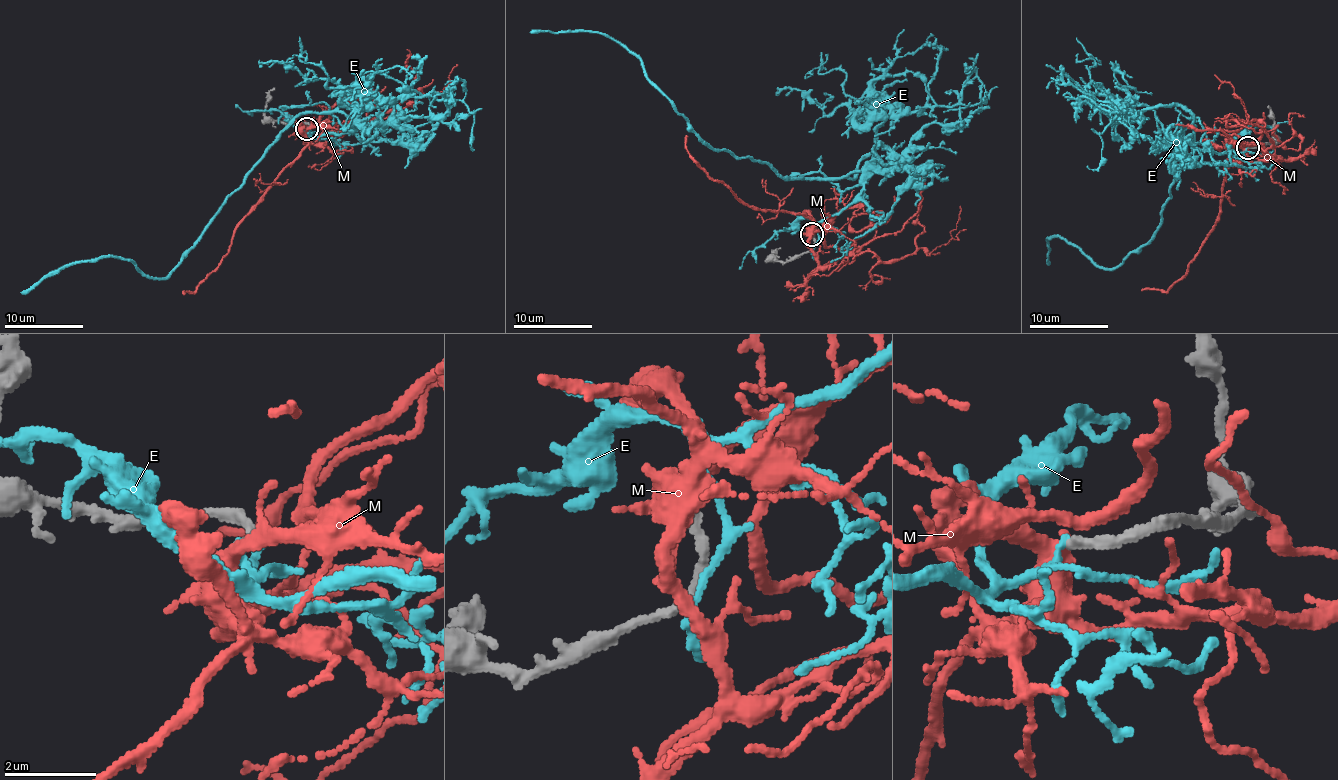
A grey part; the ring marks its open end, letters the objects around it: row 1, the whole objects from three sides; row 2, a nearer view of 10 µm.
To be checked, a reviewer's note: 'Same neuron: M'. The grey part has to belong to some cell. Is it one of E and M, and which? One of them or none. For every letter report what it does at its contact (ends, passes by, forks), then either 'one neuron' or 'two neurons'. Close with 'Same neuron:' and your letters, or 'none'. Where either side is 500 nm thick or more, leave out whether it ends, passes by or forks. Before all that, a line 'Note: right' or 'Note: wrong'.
Note: right
E: it passes by | two neurons
M: it passes by | one neuron
Same neuron: M

